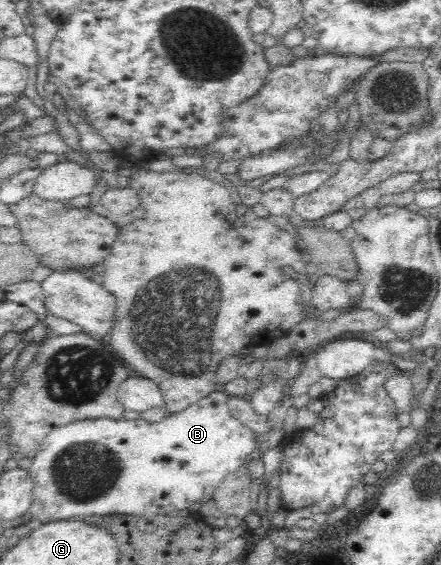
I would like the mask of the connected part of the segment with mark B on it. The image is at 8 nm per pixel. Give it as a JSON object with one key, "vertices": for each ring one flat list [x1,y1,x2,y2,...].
{"vertices":[[219,388,214,389,213,392,207,394,204,398,193,402,180,412,166,415,161,422,148,423,144,420,108,420,106,417,90,418,82,421,72,422,65,426,58,426,46,435,42,441,36,456,32,458,32,464,27,468,29,475,34,481,33,499,31,507,29,508,30,520,28,525,32,528,40,526,55,520,76,519,79,516,98,516,98,514,131,514,131,516,149,516,156,514,173,515,177,514,179,510,188,508,192,502,199,502,204,506,206,502,213,498,216,487,225,476,234,472,244,464,246,457,252,455,254,450,257,450,256,433,243,426,236,418,229,412,227,395]]}

